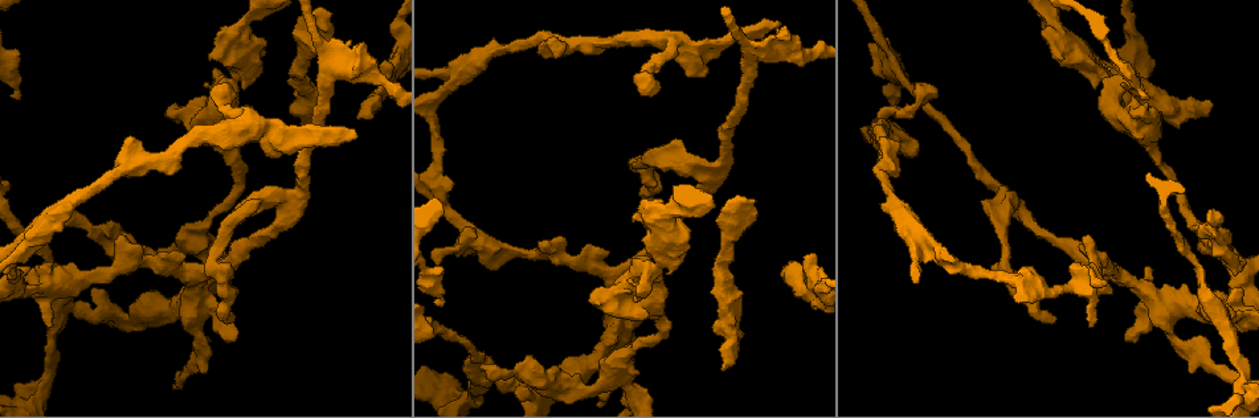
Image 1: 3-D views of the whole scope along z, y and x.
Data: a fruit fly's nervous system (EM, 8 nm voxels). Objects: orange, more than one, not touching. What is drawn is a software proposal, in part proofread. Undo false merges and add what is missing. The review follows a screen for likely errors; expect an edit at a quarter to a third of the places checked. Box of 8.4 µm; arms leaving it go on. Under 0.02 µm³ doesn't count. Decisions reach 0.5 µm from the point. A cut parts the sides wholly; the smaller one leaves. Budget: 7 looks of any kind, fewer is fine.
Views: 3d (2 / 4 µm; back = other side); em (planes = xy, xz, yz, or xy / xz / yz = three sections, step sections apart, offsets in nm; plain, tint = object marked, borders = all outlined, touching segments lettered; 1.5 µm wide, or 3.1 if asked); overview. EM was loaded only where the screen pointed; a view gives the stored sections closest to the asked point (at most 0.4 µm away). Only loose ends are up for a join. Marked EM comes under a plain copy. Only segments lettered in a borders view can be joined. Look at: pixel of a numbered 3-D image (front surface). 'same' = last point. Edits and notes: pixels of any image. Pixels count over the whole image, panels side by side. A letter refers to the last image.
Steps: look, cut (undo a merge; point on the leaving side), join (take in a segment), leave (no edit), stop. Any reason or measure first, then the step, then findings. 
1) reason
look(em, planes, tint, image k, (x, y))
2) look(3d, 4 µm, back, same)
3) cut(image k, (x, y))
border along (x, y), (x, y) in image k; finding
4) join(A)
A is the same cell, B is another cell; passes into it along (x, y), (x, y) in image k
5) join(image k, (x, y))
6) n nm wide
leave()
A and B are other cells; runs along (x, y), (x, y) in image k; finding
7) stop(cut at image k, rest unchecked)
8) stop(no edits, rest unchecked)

an open end
look(3d, 4 µm, image 1, (788, 262))

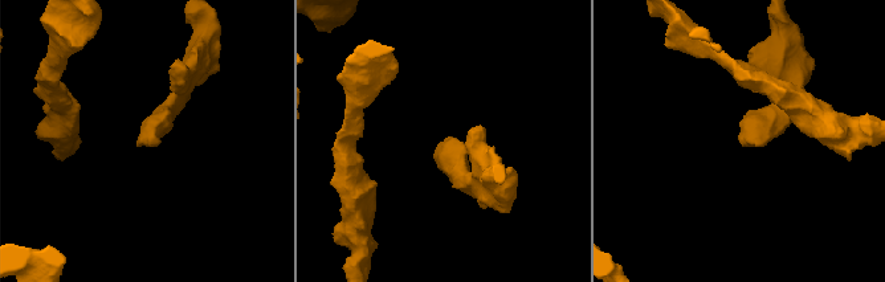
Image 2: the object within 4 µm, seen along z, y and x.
look(em, planes, borders, image 2, (448, 139))

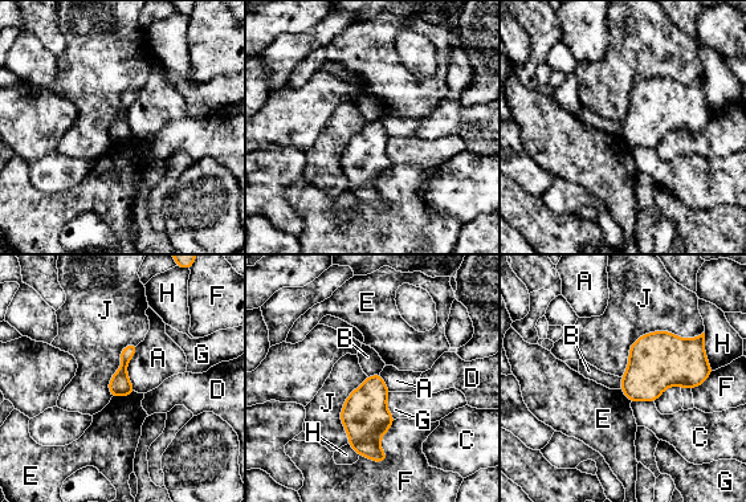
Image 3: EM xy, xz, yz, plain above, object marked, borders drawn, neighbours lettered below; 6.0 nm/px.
130 nm wide
leave()
A, B, C, D, E, F, G, H and J are other cells; border along (704, 331), (643, 334), (622, 378) in image 3; no lettered segment goes on from it

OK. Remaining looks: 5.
stops while still wide
look(3d, 4 µm, back, image 1, (167, 111))

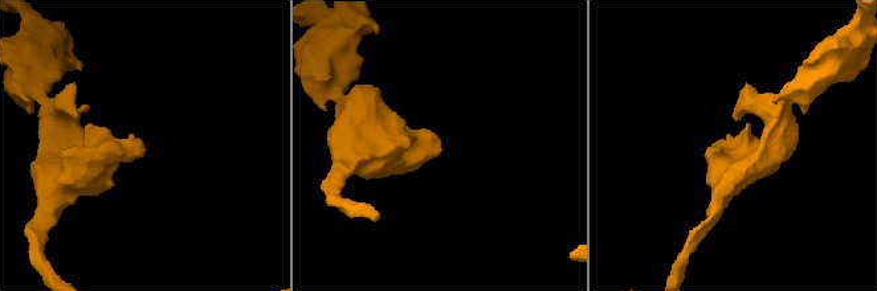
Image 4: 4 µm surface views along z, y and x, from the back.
now the EM
look(em, planes, borders, image 4, (730, 143))

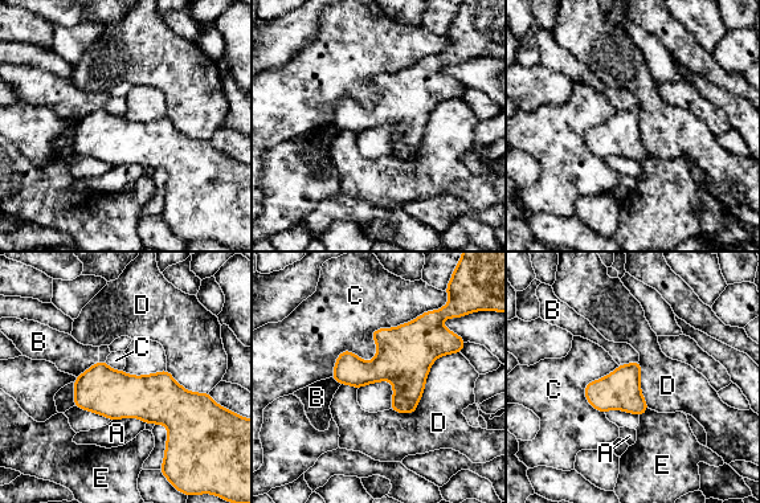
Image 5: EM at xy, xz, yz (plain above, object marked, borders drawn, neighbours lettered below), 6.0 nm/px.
leave()
A, B, C, D and E are other cells; border along (438, 309), (330, 376) in image 5; none of them fits

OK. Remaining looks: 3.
two arms in line, one across
look(em, xy, step 8, tint, image 1, (485, 378))

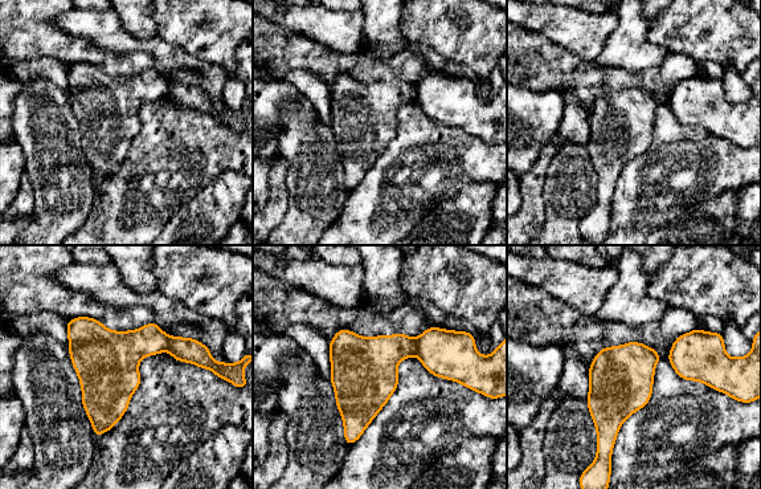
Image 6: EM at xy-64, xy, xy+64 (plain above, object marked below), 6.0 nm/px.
cut it another way
look(em, planes, borders, same)

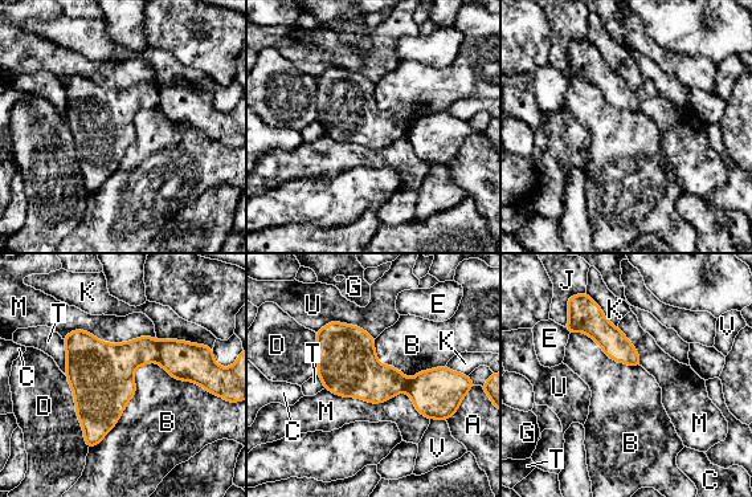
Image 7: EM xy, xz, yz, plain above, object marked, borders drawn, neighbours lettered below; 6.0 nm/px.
300 nm wide
cut(image 7, (119, 361))
A, B, C, D, E, G, J, K, M, T, U and V are other cells; border along (159, 342), (156, 361) in image 7; a second cell is stuck on

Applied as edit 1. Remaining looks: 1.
stop(cut at image 7, rest unchecked)

